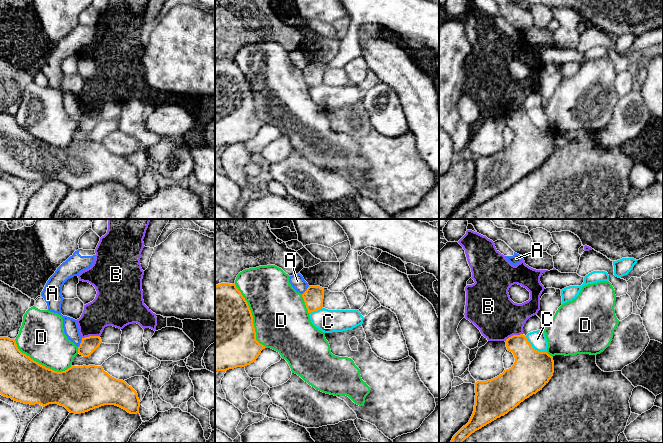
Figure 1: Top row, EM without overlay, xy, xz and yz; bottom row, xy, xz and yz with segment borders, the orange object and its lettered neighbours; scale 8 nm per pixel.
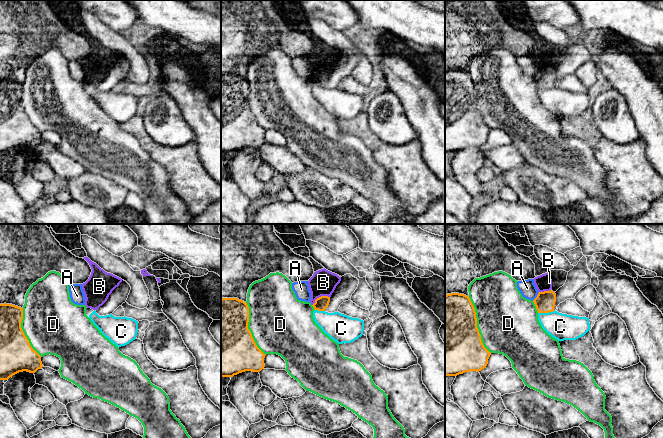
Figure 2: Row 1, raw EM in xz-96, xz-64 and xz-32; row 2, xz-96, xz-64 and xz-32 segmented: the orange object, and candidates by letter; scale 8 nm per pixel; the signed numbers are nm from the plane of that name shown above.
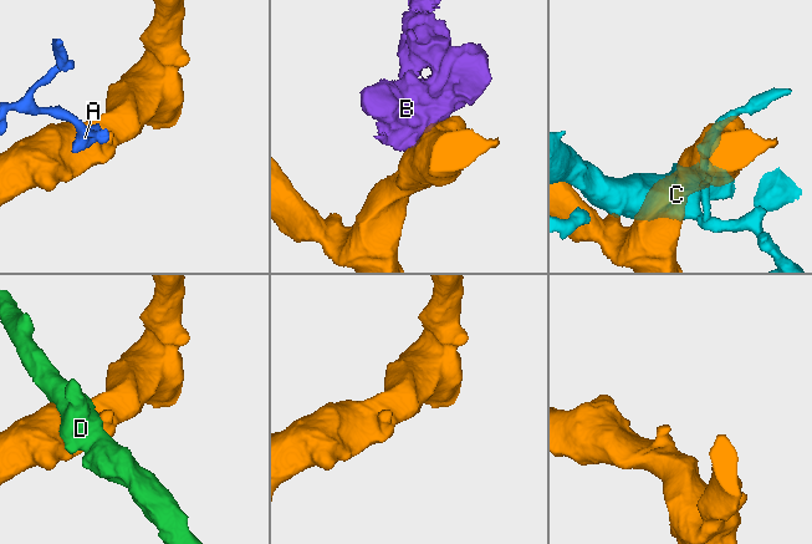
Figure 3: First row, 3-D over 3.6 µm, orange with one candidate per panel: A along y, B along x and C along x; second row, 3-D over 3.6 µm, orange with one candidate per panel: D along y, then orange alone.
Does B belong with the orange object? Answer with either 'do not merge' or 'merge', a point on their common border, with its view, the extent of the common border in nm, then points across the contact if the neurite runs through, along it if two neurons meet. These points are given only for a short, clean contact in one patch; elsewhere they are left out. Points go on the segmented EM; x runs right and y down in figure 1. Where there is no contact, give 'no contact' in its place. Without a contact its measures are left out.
do not merge; meets orange in yz at (513, 335); contact 160 nm long; border along yz (522, 333), (511, 335), (505, 341)

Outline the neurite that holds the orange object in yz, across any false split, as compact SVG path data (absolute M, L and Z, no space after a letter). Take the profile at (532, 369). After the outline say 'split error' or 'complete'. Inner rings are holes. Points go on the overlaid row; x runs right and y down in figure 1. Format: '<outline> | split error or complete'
M525 335L506 339L515 362L499 376L475 383L475 405L469 422L450 443L462 443L472 433L504 416L549 382L554 373L553 357L535 350Z | complete

